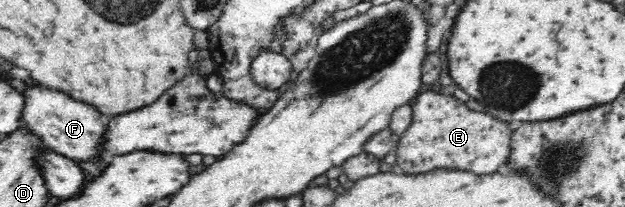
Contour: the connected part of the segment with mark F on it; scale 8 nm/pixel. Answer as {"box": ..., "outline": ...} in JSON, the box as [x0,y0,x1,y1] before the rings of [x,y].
{"box":[22,83,110,163],"outline":[[[34,83],[28,84],[23,93],[26,96],[26,105],[22,111],[22,125],[32,128],[44,140],[46,146],[77,162],[88,163],[108,159],[104,147],[106,147],[106,135],[110,131],[108,125],[110,119],[102,115],[94,105],[70,99],[64,92]]]}

